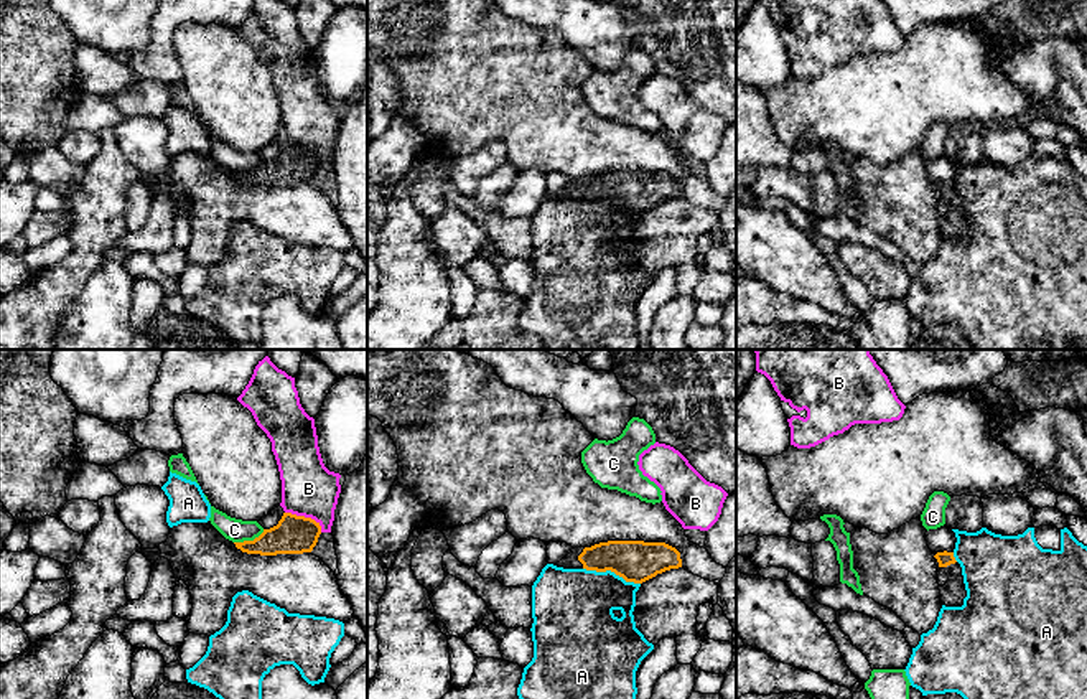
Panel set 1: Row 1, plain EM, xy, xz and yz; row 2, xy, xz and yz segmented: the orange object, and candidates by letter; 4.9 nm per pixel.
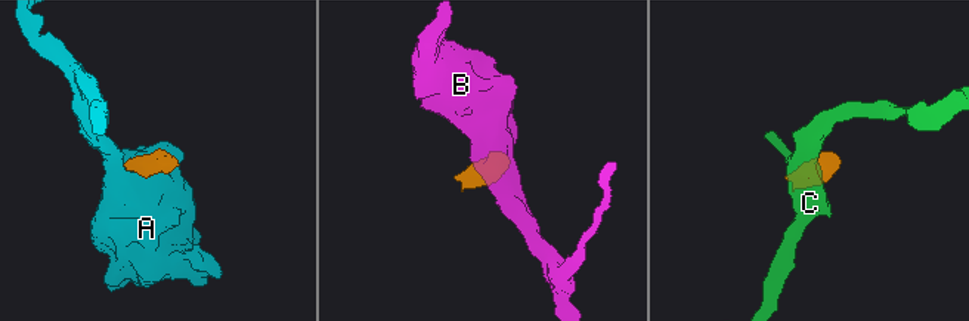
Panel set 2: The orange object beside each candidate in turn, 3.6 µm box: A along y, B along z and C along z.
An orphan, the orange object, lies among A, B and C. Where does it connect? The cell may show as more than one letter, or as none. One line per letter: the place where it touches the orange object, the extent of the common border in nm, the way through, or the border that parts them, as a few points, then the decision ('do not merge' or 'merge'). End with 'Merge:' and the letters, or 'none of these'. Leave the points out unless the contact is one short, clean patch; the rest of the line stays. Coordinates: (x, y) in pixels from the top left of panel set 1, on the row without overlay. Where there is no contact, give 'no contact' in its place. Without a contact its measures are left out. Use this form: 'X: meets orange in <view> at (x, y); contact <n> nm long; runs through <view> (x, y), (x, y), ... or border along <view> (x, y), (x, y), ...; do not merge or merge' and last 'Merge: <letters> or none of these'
A: meets orange in xz at (611, 201); contact 300 nm long; border along xz (583, 198), (613, 201), (626, 211), (639, 215); do not merge
B: meets orange in xy at (303, 147); contact 200 nm long; border along xy (285, 142), (310, 147), (321, 162); do not merge
C: meets orange in xy at (249, 172); contact 170 nm long; border along xy (264, 160), (252, 170), (234, 173); do not merge
Merge: none of these

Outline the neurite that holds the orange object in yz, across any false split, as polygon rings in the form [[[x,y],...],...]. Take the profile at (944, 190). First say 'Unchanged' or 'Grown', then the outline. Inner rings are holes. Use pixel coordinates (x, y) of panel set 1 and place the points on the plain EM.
Grown. [[[935,183],[937,214],[940,221],[940,232],[945,237],[962,237],[967,228],[962,198],[955,191],[954,183]]]

